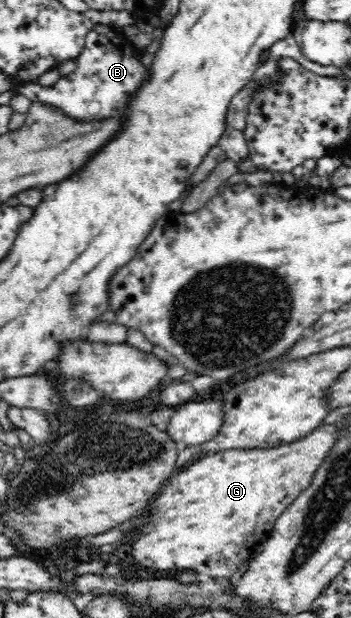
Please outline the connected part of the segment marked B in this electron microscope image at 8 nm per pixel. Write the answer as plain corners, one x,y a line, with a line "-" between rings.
106,25
95,26
85,38
84,48
74,59
76,70
73,73
63,75
52,86
42,86
36,83
19,83
17,90
32,103
44,103
58,111
62,111
66,117
76,119
77,122
102,122
107,118
121,118
124,115
124,106
136,92
140,80
148,76
148,67
144,67
138,61
137,51
125,39
118,35
118,31

